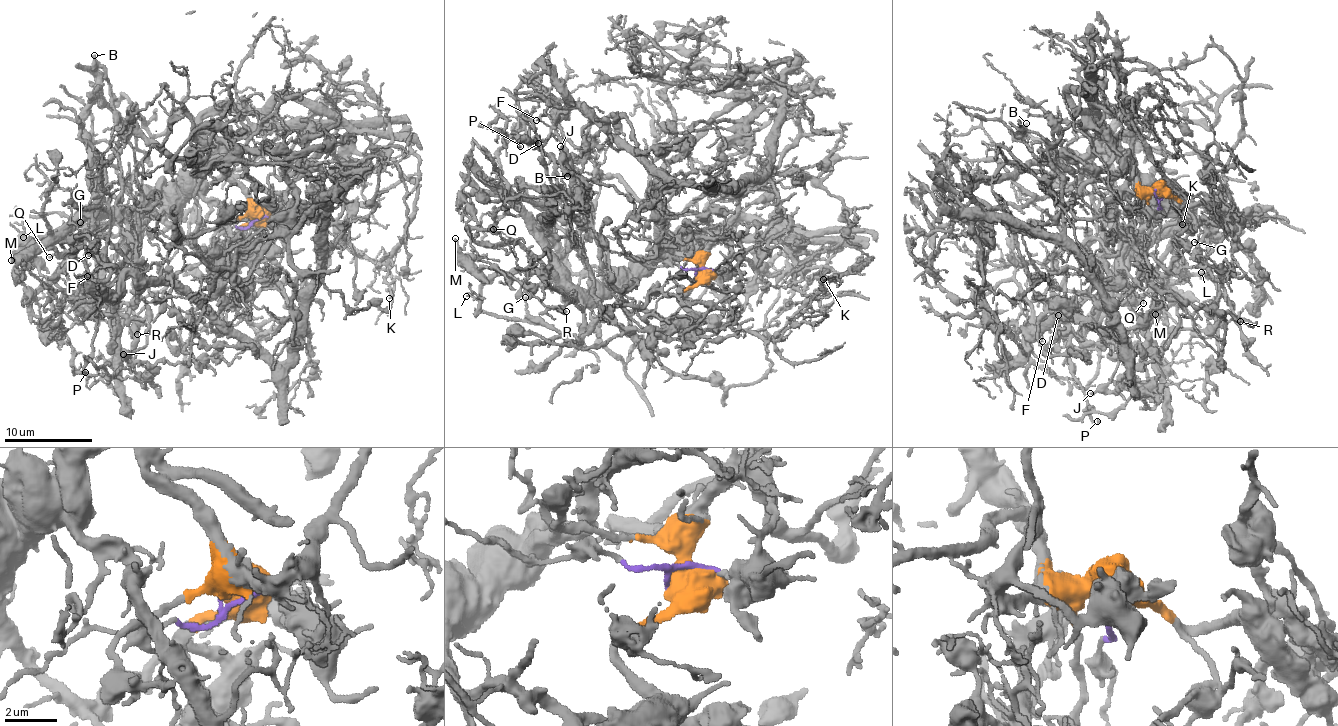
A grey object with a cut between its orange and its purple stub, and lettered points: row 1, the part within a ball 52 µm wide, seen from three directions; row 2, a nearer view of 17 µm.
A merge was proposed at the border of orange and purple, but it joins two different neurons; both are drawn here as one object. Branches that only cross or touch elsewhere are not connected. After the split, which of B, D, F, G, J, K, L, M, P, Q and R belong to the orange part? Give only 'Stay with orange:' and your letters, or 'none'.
Stay with orange: G, K, L, M, Q, R

